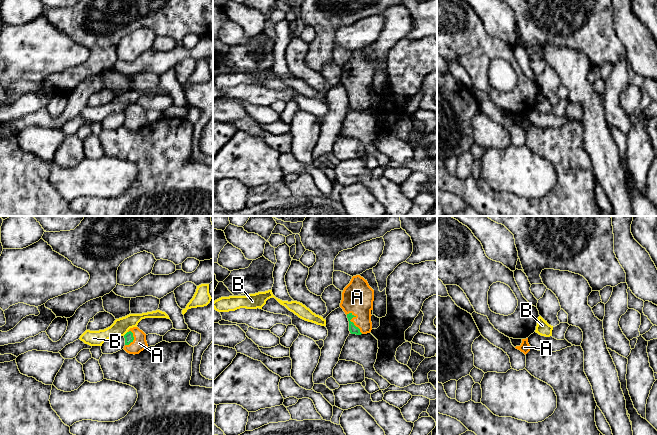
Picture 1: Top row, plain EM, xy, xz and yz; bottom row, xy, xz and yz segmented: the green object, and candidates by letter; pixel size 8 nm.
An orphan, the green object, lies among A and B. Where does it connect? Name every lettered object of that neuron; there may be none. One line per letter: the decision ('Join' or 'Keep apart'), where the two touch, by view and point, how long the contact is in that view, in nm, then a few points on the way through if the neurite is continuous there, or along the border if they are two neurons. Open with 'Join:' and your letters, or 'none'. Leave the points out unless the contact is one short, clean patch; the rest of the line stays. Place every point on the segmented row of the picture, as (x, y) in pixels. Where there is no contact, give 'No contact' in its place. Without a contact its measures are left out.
Join: A
A: Join. Touches green at xz (352, 322). Shared border 200 nm
B: Keep apart. Touches green at xy (126, 333). Shared border 50 nm. Boundary: xy (127, 331), (123, 335)

